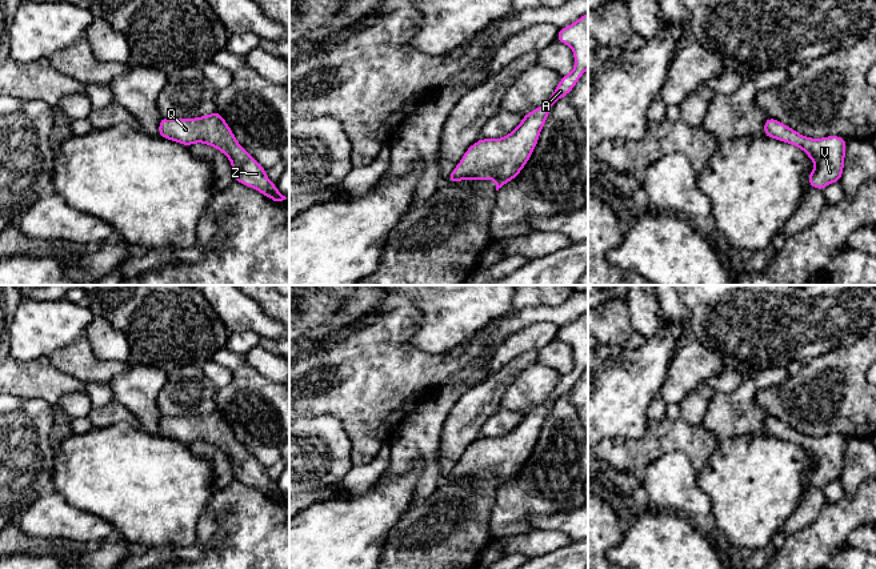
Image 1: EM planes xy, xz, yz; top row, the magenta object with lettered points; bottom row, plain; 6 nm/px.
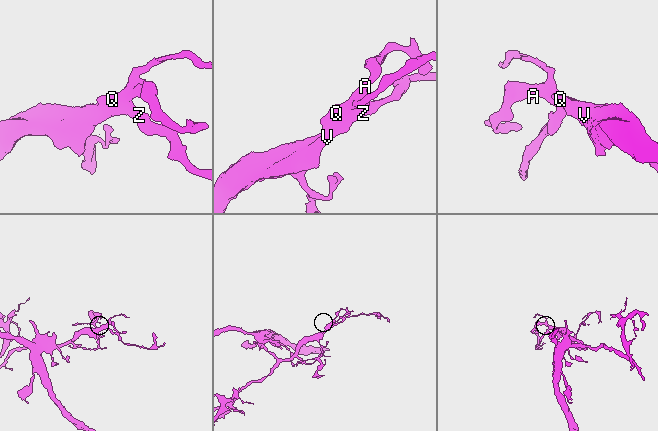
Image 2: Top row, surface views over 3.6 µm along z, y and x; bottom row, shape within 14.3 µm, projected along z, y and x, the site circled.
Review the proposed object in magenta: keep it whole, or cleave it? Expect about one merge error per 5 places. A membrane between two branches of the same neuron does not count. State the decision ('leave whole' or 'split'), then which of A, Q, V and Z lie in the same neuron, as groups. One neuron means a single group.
leave whole; A Q V Z

